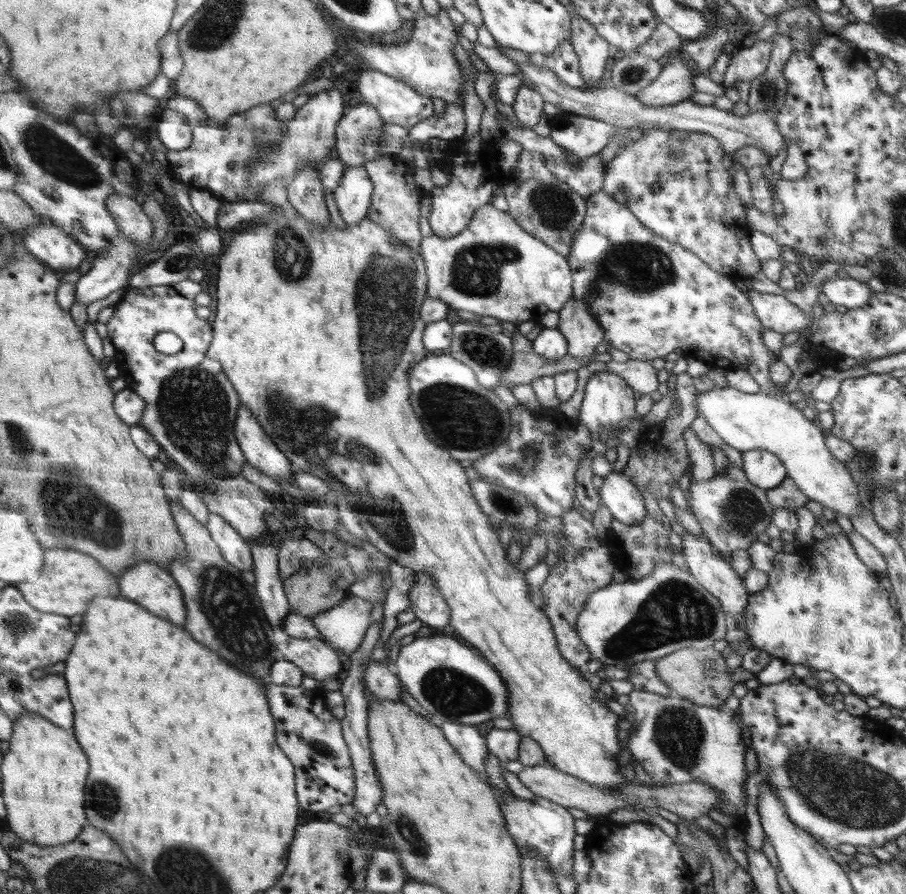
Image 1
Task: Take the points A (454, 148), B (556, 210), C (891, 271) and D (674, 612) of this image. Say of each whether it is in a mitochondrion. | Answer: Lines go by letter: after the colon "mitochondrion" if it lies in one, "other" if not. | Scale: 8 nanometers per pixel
A: other
B: mitochondrion
C: mitochondrion
D: mitochondrion

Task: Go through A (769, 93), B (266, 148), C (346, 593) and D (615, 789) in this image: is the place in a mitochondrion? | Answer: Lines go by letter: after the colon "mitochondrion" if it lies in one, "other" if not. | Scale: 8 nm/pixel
A: mitochondrion
B: mitochondrion
C: other
D: other

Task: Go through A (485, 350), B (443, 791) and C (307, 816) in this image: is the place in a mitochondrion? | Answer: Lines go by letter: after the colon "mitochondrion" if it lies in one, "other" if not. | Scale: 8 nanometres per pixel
A: mitochondrion
B: other
C: other

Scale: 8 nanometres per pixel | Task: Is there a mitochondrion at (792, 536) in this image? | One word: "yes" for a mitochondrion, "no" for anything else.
no

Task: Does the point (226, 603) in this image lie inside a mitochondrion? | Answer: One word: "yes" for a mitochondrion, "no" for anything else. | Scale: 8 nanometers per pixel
yes

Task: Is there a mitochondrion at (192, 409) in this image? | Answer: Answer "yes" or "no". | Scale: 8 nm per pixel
yes

